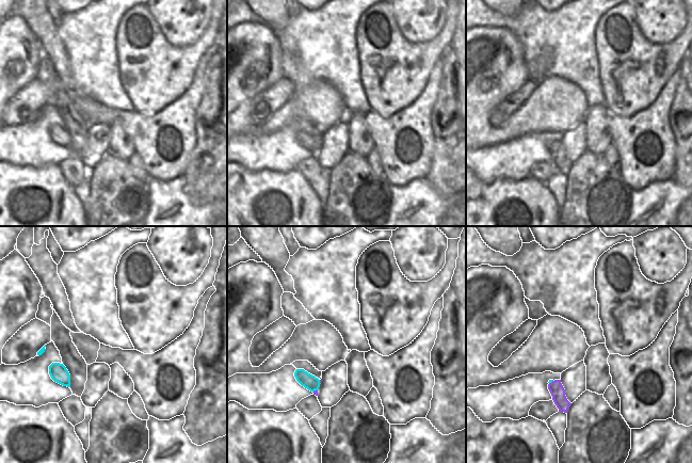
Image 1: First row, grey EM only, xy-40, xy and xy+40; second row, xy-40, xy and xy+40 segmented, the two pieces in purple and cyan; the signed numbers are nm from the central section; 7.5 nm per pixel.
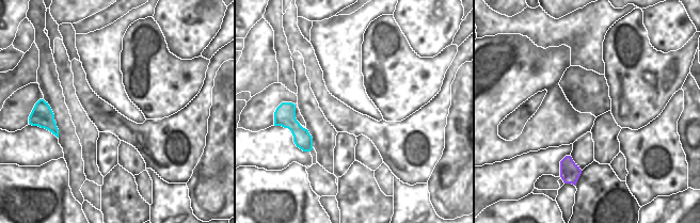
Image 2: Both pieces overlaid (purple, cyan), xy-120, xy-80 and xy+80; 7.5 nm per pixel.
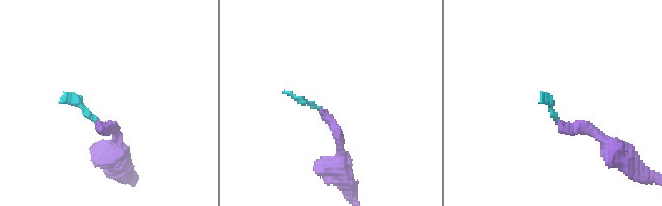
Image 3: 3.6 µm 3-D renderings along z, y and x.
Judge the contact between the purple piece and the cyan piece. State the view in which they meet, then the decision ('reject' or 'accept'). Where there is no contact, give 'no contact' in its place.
meets purple in xy; accept

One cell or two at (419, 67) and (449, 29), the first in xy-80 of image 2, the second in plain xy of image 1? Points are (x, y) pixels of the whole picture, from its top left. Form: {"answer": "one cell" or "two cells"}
{"answer": "one cell"}

